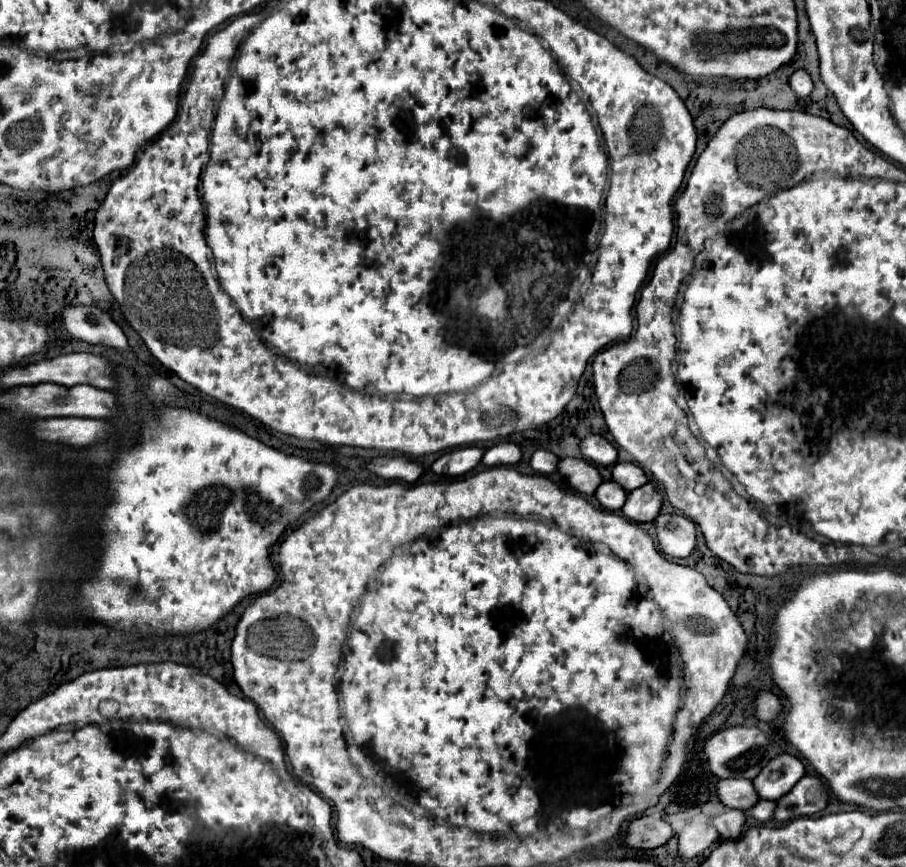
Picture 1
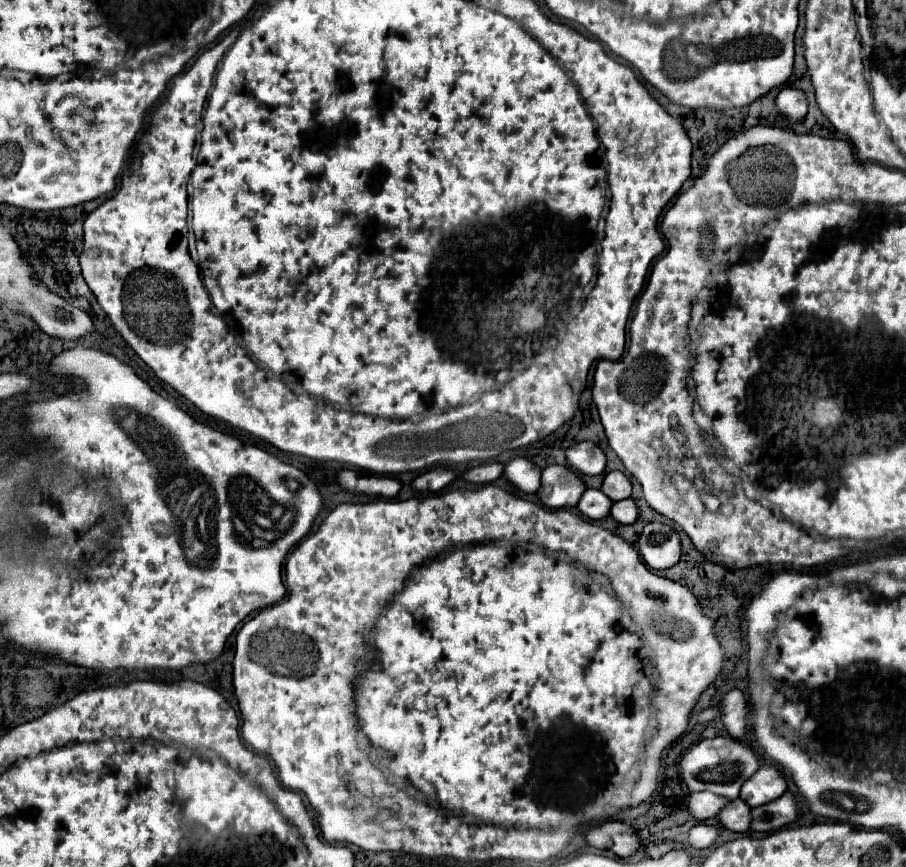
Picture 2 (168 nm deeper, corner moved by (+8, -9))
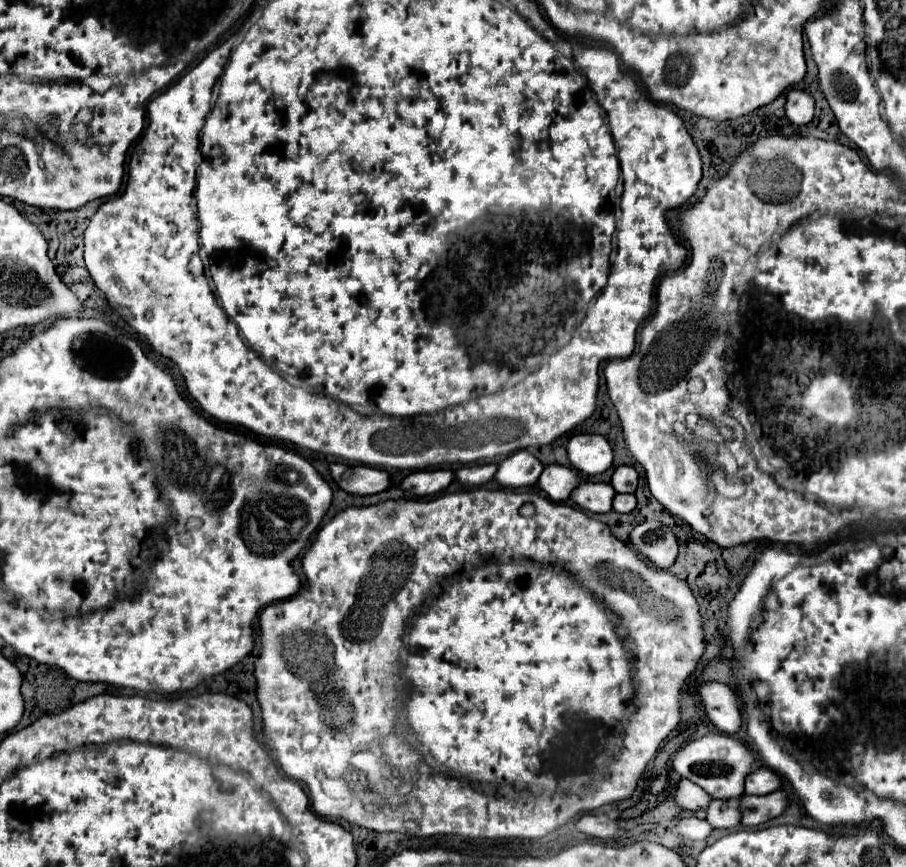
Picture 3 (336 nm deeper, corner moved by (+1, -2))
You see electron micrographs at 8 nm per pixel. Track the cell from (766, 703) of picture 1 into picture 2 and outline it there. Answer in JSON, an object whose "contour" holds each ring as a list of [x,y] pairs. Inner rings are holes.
{"contour":[[[729,690],[721,702],[721,722],[727,730],[729,736],[735,740],[741,740],[747,732],[747,714],[749,714],[749,704],[745,700],[745,694],[741,690]]]}

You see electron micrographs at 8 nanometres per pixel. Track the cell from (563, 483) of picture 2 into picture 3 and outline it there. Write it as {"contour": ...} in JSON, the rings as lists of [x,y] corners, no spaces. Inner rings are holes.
{"contour":[[[546,465],[538,479],[538,487],[556,503],[568,501],[570,493],[580,483],[582,483],[580,473],[566,465]]]}

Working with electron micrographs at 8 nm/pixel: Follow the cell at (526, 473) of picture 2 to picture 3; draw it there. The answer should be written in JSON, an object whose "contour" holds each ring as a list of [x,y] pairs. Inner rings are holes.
{"contour":[[[516,451],[510,457],[506,457],[496,473],[496,479],[502,487],[524,487],[524,485],[536,485],[544,465],[528,451]]]}

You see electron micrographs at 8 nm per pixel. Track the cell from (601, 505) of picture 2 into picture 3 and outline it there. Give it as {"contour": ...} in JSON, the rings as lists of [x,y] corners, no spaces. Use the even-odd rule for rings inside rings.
{"contour":[[[586,481],[572,493],[572,501],[592,513],[608,513],[612,509],[612,499],[616,491],[610,483],[592,483]]]}

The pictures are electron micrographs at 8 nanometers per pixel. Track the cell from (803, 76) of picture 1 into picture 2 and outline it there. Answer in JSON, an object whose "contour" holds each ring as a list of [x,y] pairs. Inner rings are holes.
{"contour":[[[785,86],[781,88],[779,96],[777,96],[777,108],[783,116],[791,118],[791,120],[803,120],[805,114],[807,114],[807,100],[805,100],[805,94],[797,88],[791,88],[791,86]]]}

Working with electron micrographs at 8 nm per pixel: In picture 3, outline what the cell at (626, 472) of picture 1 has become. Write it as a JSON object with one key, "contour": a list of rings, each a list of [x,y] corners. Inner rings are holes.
{"contour":[[[630,465],[616,467],[610,485],[616,489],[616,493],[634,493],[638,485],[638,473]]]}

